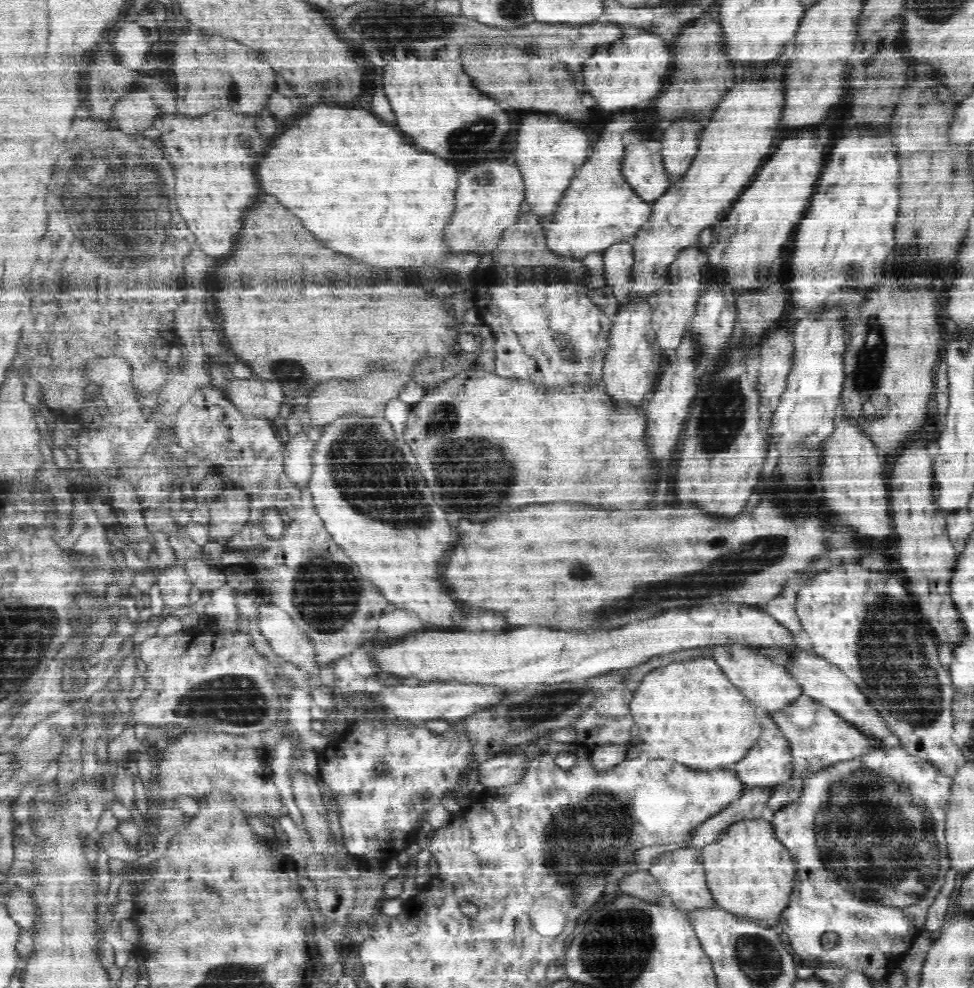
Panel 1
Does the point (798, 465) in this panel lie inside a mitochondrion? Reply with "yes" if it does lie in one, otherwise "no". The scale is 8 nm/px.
yes

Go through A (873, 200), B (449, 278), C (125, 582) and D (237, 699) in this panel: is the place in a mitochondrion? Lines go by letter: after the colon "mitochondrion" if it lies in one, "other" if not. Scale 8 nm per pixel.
A: other
B: other
C: mitochondrion
D: mitochondrion

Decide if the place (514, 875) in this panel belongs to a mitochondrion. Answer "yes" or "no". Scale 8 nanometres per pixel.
no

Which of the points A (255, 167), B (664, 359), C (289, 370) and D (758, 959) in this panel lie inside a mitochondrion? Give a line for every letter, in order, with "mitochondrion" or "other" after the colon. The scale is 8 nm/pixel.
A: other
B: other
C: mitochondrion
D: mitochondrion

